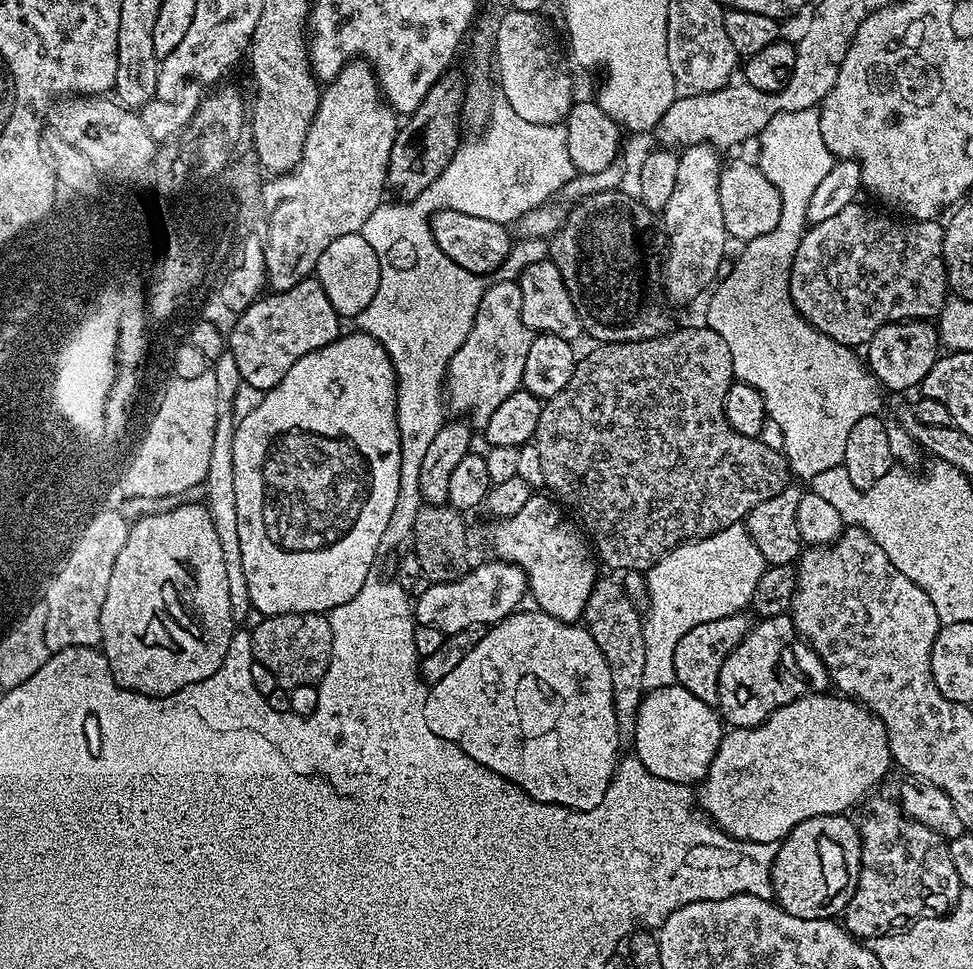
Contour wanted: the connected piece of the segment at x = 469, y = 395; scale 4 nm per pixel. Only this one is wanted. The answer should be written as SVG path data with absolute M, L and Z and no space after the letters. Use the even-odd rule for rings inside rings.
M515 283L492 284L483 289L469 330L446 365L446 400L448 392L454 411L483 413L521 387L520 367L530 339L530 329L520 315L521 303Z

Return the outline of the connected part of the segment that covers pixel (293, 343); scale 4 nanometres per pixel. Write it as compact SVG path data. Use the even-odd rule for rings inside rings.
M301 278L285 292L261 295L235 320L232 333L226 336L226 348L237 363L241 381L249 389L273 388L295 360L329 344L338 335L337 312L328 305L323 288L315 278Z

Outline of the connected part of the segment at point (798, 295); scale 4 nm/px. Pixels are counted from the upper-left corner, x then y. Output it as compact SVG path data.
M853 202L838 210L834 218L812 224L801 237L797 252L792 256L792 267L788 270L788 299L797 314L817 331L849 346L867 345L875 332L891 320L939 317L950 292L943 262L944 228L936 218L911 222L900 220L879 216L863 208L860 202Z

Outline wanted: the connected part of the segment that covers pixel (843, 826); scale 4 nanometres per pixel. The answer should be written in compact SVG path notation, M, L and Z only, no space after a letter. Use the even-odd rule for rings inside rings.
M844 814L815 816L794 826L779 841L776 861L770 869L770 892L783 912L811 920L830 920L843 913L850 892L848 852L860 851L860 833L848 818Z

